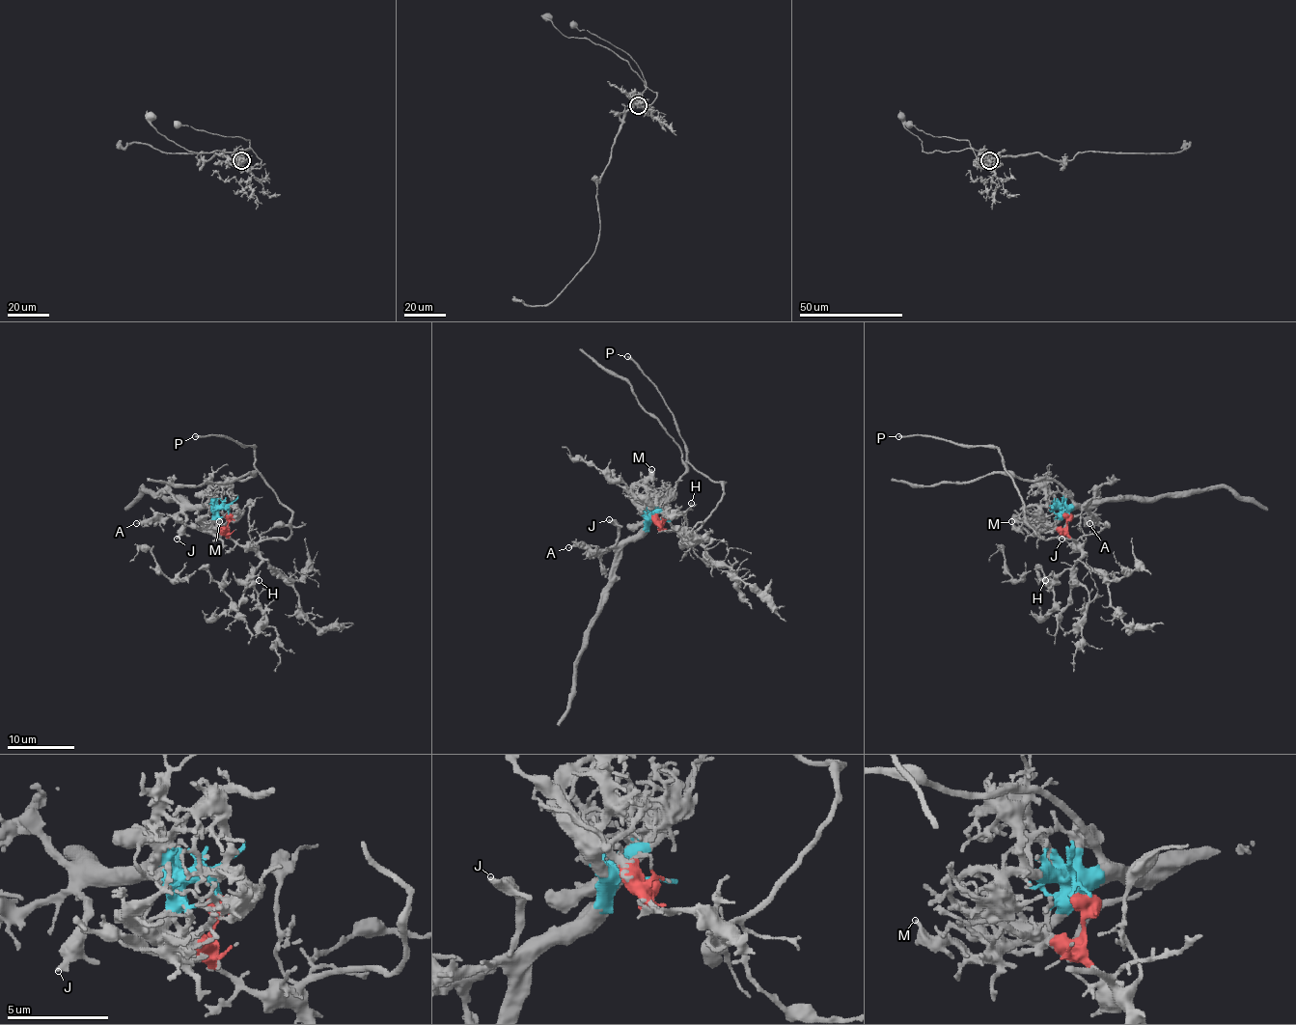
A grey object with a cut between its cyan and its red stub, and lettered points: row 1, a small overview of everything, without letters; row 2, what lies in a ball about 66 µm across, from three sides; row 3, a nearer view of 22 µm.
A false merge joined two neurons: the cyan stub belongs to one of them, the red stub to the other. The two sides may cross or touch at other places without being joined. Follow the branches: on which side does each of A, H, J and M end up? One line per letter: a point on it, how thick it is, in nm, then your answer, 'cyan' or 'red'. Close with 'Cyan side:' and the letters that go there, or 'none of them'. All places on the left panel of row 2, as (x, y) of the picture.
A: (136, 523) | 220 nm | cyan
H: (259, 580) | 130 nm | red
J: (177, 539) | 280 nm | cyan
M: (219, 521) | 240 nm | cyan
Cyan side: A, J, M

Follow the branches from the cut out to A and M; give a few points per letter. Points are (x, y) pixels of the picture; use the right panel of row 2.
A: (1066, 512), (1062, 507), (1085, 509), (1091, 515), (1089, 524)
M: (1066, 512), (1062, 507), (1061, 517), (1033, 534), (1017, 529), (1010, 522)

